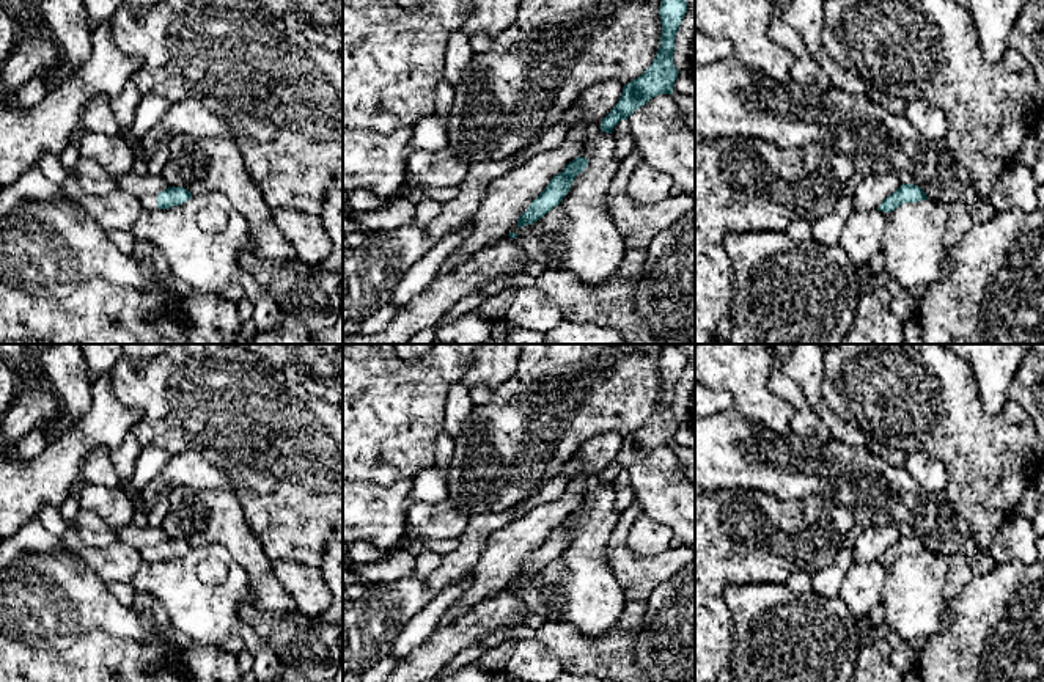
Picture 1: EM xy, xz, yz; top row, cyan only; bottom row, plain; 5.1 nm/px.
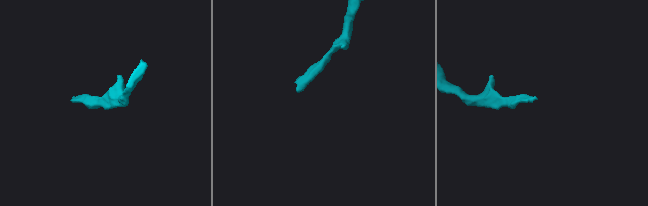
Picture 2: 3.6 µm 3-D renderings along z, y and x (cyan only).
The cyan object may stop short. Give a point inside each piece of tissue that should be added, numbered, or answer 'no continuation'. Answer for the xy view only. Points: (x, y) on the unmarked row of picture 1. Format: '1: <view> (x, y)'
1: xy (148, 553)

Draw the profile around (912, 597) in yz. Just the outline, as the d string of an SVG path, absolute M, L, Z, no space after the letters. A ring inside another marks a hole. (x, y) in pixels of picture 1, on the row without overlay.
M932 552L904 555L888 564L880 603L890 633L912 643L932 636L951 619L943 596L947 572L947 556Z

